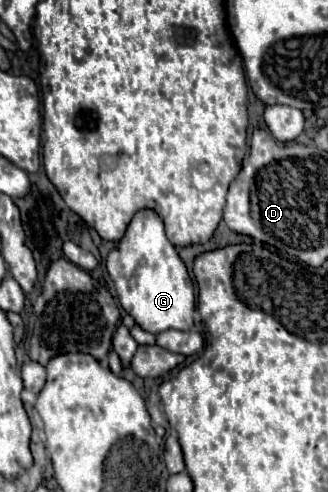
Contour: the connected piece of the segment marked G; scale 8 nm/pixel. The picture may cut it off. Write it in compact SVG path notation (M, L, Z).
M142 209L134 215L122 241L106 259L110 279L114 283L122 309L148 333L166 329L190 331L194 327L194 287L192 279L178 257L176 247L164 235L164 223L152 209Z

